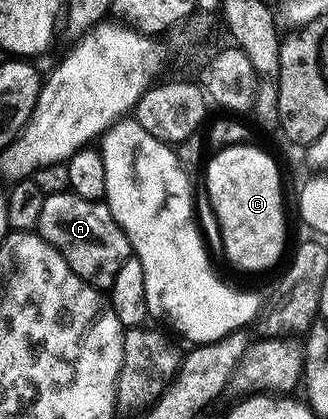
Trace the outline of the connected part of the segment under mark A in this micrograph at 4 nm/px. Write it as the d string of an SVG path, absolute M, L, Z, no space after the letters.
M70 191L46 194L37 232L61 254L75 274L92 282L100 291L110 290L117 271L121 271L121 263L132 256L129 239L117 219L113 219L106 200L81 199L81 195Z

